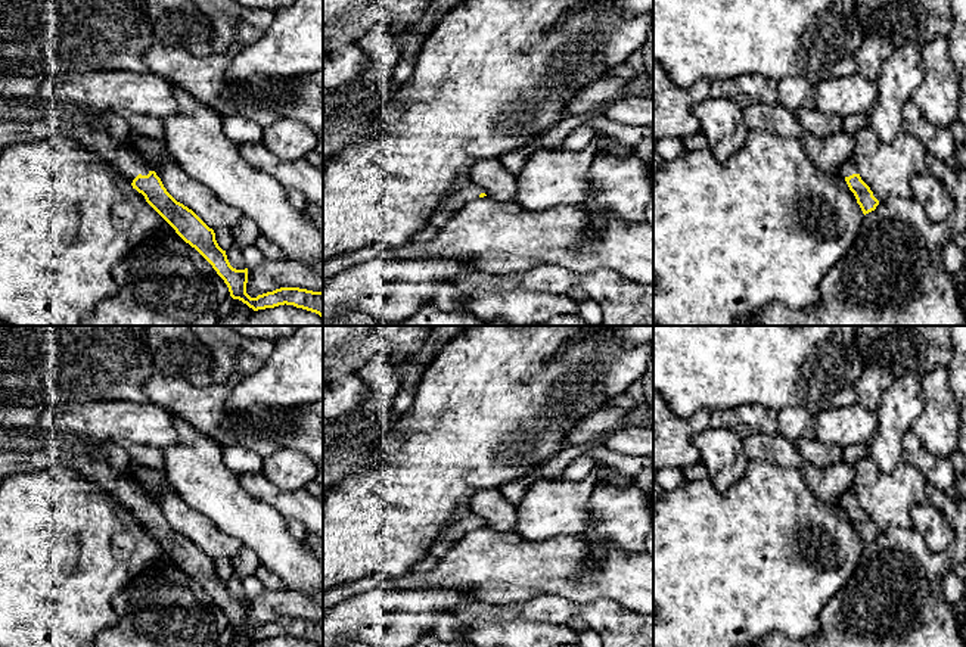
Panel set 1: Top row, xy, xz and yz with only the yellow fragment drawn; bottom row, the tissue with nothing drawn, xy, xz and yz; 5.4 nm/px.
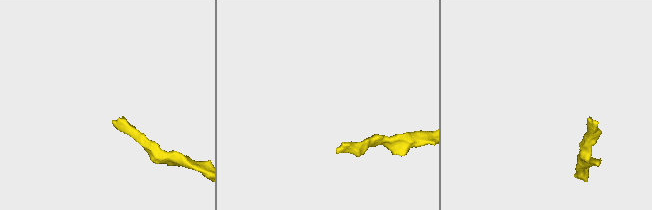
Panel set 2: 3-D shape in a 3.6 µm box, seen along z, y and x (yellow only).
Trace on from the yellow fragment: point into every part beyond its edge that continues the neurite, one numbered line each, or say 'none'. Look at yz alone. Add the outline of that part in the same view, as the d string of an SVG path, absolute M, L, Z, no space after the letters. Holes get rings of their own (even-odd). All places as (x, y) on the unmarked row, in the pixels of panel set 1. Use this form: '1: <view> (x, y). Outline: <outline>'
1: yz (848, 498). Outline: M852 488L847 489L845 494L841 498L841 506L842 507L849 507L852 504L858 504L857 495Z

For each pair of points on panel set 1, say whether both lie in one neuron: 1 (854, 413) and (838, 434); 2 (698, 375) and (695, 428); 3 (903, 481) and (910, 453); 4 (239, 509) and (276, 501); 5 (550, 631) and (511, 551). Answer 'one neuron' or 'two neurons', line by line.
1: one neuron
2: two neurons
3: two neurons
4: two neurons
5: two neurons

